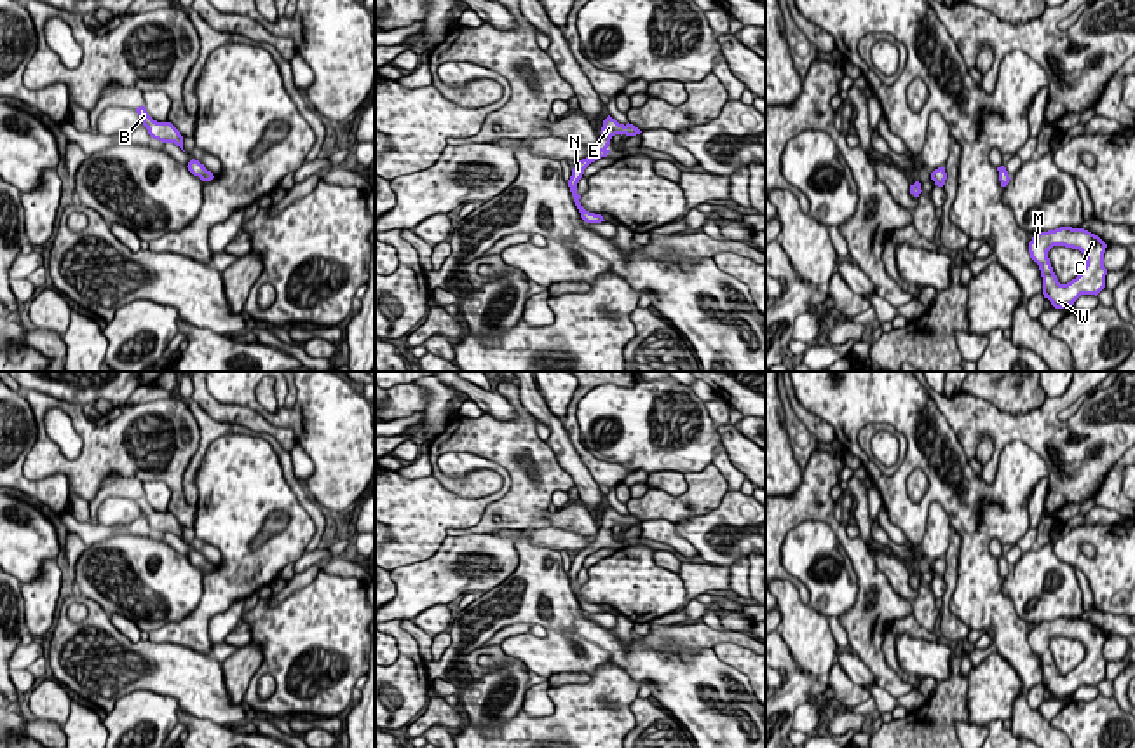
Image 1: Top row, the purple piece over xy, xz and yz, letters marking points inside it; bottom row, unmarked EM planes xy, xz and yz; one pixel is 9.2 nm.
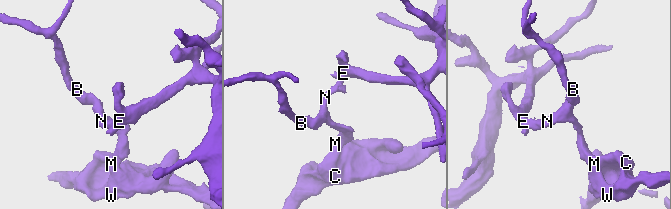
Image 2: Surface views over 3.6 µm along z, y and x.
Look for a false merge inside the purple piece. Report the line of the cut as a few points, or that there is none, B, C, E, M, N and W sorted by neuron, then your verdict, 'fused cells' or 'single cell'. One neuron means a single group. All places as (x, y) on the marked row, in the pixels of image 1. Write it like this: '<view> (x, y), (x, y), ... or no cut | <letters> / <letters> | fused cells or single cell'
xz (595, 215), (586, 222) | B E N / C M W | fused cells

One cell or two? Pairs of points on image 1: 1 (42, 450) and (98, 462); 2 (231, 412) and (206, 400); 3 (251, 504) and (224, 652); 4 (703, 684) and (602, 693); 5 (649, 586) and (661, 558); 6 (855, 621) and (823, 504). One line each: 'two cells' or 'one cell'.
1: one cell
2: one cell
3: two cells
4: two cells
5: two cells
6: one cell

